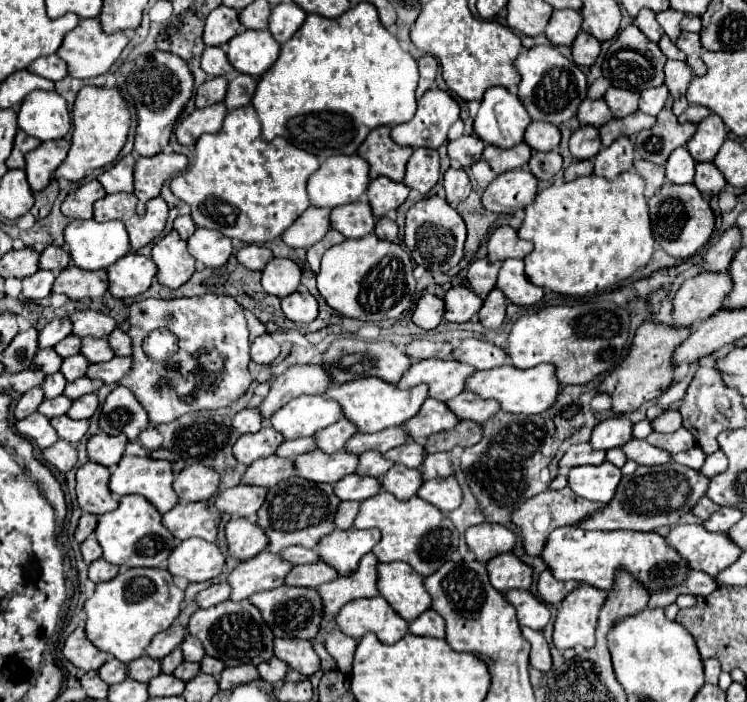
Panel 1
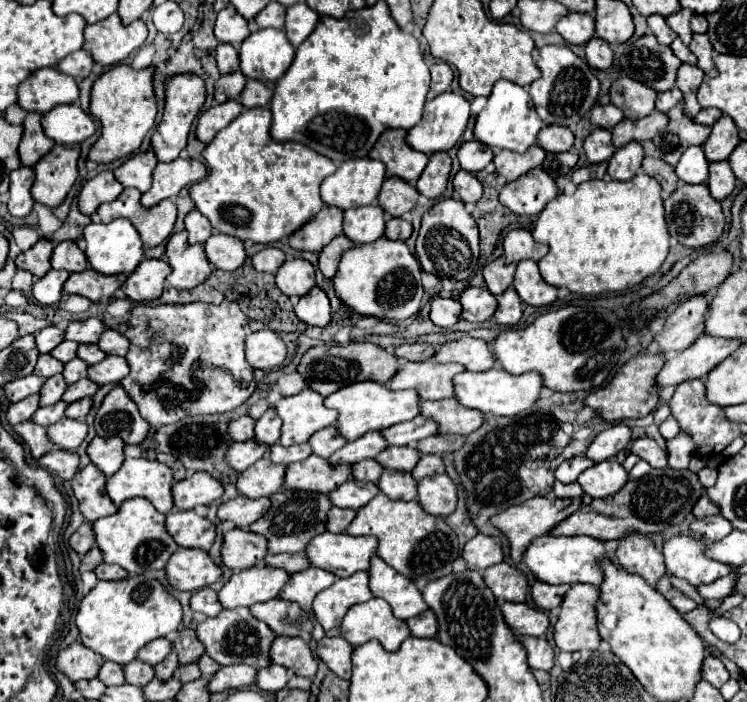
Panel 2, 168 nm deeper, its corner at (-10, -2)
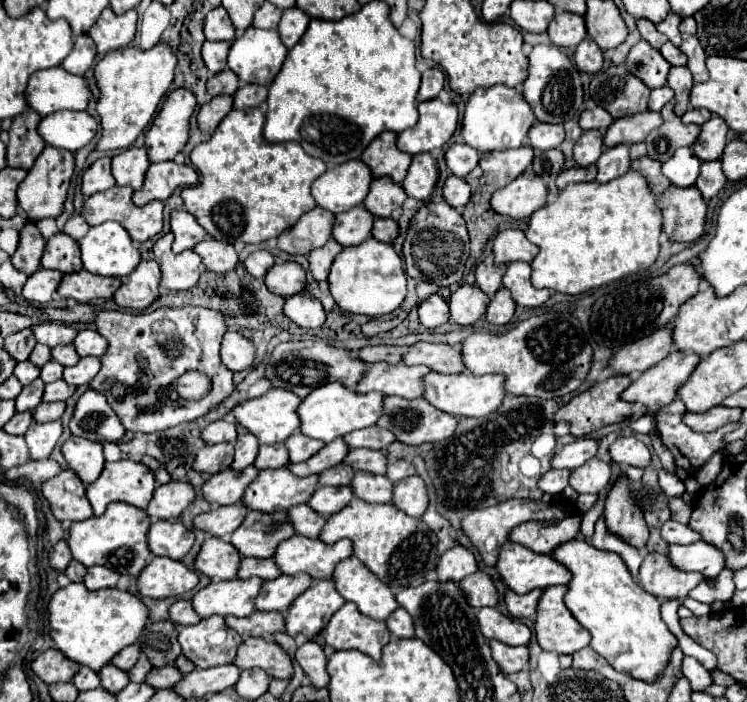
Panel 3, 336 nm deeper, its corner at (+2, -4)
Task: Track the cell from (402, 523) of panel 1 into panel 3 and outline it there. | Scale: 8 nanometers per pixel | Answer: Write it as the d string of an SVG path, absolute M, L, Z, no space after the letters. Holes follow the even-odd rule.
M354 497L342 511L328 517L318 539L328 545L340 539L350 539L354 545L352 555L360 559L394 593L422 583L426 573L436 569L438 561L436 535L428 529L428 525L424 525L422 519L408 517L392 503L372 505Z

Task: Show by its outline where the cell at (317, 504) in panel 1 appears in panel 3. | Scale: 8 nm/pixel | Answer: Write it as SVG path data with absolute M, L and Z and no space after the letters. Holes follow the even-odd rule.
M250 511L242 525L232 533L230 543L242 557L266 559L274 555L280 541L294 535L292 523L284 511L260 513Z

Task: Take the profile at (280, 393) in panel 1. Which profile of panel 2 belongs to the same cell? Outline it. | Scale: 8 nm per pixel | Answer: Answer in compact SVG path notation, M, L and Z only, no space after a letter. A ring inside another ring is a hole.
M272 407L256 421L256 441L264 445L274 445L280 439L280 417Z

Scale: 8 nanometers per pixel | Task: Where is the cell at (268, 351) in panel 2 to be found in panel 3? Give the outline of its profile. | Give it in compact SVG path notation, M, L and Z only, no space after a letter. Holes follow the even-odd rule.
M226 331L224 339L222 339L222 347L220 347L220 357L222 363L230 369L230 371L242 371L246 367L254 365L254 345L252 341L248 341L242 333L236 331Z

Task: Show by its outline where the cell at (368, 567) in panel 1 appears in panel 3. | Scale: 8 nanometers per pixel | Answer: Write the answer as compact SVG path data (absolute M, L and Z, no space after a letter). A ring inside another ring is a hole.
M314 581L284 613L284 633L290 637L302 633L306 639L314 639L342 605L344 597L340 597L332 581Z

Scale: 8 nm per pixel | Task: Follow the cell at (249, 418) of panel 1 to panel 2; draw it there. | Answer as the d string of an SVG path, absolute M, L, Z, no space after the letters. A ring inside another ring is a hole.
M244 415L236 421L232 421L228 425L228 433L234 441L248 441L248 439L254 439L254 419L250 415Z

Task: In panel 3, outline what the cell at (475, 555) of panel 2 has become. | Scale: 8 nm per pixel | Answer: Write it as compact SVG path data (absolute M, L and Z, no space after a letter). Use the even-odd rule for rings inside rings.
M454 545L452 549L448 549L446 553L440 555L440 561L436 565L436 573L440 581L460 581L472 573L478 571L478 563L472 555L472 551L468 551L462 545Z

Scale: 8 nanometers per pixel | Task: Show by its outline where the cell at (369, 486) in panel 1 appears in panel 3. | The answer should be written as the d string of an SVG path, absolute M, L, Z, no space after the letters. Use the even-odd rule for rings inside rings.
M318 487L312 495L312 499L308 501L308 505L318 515L330 517L336 511L344 509L352 497L354 497L352 489L348 489L348 487Z

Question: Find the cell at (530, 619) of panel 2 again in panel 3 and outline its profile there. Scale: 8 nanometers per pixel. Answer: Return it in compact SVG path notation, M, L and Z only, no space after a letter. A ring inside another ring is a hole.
M478 609L476 621L486 639L498 639L506 645L528 645L530 641L530 629L522 621L502 615L498 609Z

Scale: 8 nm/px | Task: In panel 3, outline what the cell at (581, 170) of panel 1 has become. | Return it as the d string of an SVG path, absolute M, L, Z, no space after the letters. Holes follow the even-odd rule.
M572 167L572 169L564 169L558 177L556 177L556 187L564 189L568 183L580 183L580 181L594 181L596 177L596 167Z

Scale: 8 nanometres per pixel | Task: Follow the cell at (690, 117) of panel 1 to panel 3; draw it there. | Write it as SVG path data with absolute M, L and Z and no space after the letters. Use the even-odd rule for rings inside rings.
M688 109L688 111L682 115L682 123L686 123L686 125L690 125L690 123L702 125L702 123L706 123L710 117L712 117L712 113L708 113L708 109Z

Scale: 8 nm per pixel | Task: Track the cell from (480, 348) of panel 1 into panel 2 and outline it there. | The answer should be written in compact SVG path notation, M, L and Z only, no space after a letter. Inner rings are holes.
M462 337L458 341L444 343L434 355L436 363L460 363L468 371L488 371L496 365L490 345L484 339Z

